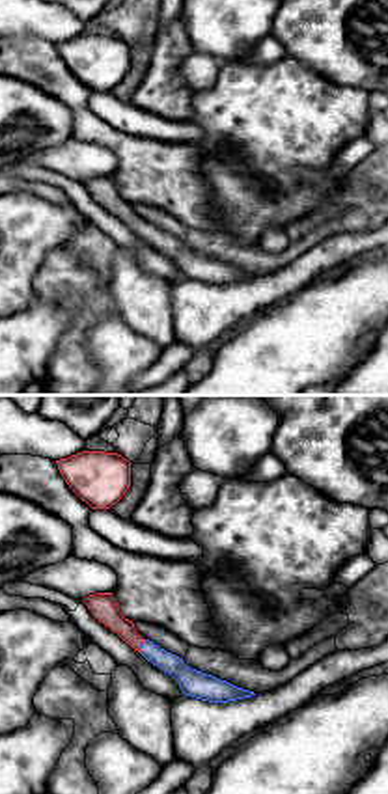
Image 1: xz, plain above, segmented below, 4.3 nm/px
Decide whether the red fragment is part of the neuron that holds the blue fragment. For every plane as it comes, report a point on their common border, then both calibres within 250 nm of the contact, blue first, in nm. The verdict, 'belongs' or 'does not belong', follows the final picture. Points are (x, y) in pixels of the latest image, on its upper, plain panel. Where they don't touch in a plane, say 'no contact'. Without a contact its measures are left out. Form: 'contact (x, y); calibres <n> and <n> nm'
contact (142, 228); calibres 100 and 120 nm

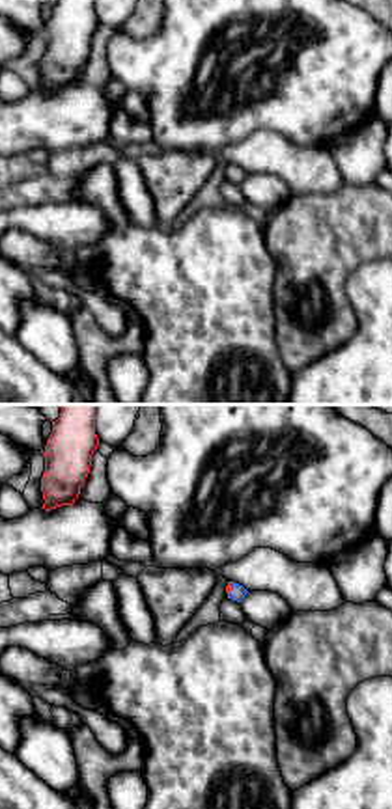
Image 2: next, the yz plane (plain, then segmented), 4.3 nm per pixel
contact (232, 170); calibres 70 and 30 nm

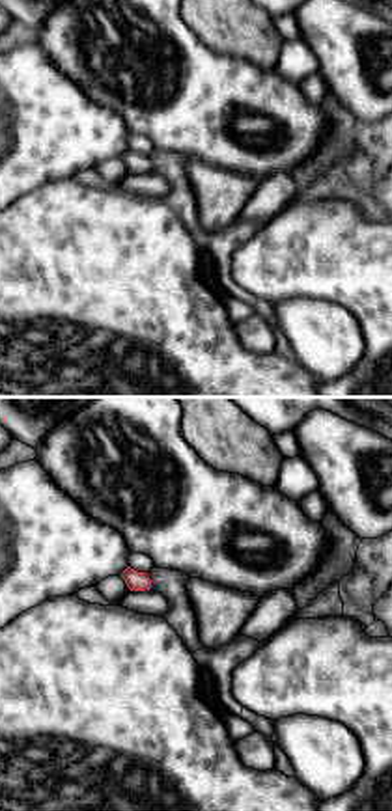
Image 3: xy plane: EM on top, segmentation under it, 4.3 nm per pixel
contact (148, 168); calibres 20 and 90 nm

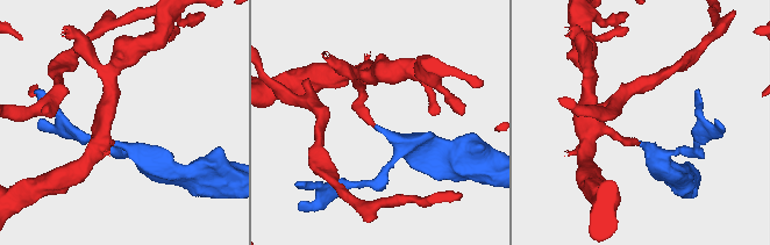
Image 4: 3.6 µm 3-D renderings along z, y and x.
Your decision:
belongs

